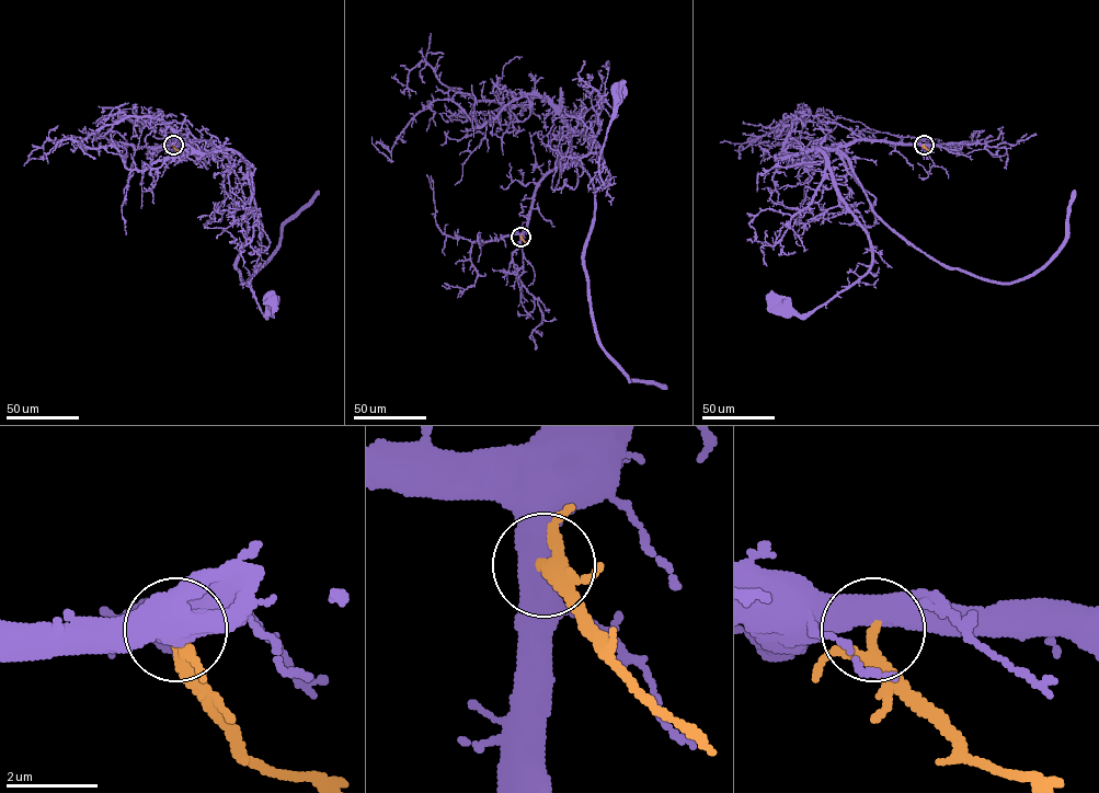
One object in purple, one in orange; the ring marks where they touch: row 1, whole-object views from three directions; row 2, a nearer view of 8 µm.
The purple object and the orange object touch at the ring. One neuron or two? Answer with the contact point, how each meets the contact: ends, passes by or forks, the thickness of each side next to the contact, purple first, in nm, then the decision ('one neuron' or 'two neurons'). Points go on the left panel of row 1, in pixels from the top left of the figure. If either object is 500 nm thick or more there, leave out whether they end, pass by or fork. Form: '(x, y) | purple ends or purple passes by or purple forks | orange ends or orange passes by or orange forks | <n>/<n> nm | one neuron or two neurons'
(173, 145) | 650/240 nm | two neurons

